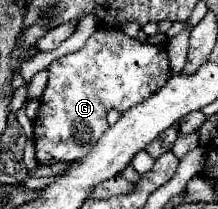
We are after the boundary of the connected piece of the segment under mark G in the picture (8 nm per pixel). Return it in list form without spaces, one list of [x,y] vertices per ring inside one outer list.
[[[97,28],[95,34],[87,40],[87,44],[67,56],[57,58],[49,66],[49,82],[41,96],[41,108],[33,122],[33,142],[35,142],[35,158],[43,166],[51,166],[55,162],[73,162],[81,160],[89,150],[97,144],[101,134],[107,130],[107,112],[111,108],[125,112],[131,106],[147,100],[153,96],[161,86],[167,84],[169,72],[169,58],[161,46],[143,44],[137,38],[123,34],[119,28]]]

